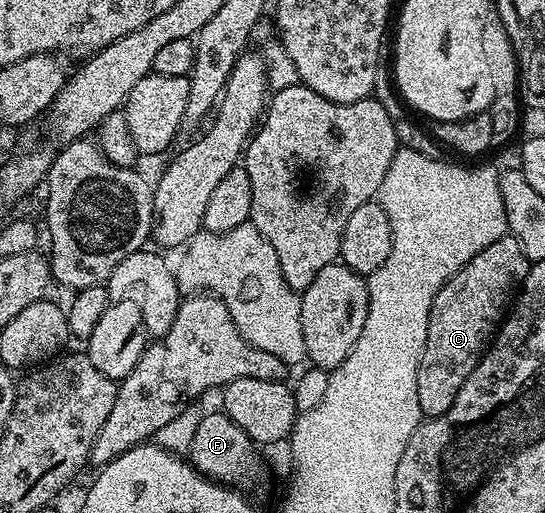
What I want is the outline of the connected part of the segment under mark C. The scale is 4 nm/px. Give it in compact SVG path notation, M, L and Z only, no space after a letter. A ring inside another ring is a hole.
M506 235L498 239L498 243L490 243L470 263L466 263L439 289L431 304L430 320L427 324L426 347L423 349L422 359L418 367L418 405L421 416L425 418L437 417L445 414L454 403L462 384L469 377L474 367L483 357L501 321L496 313L506 313L513 300L514 291L519 290L528 273L529 259L518 247L518 239Z

